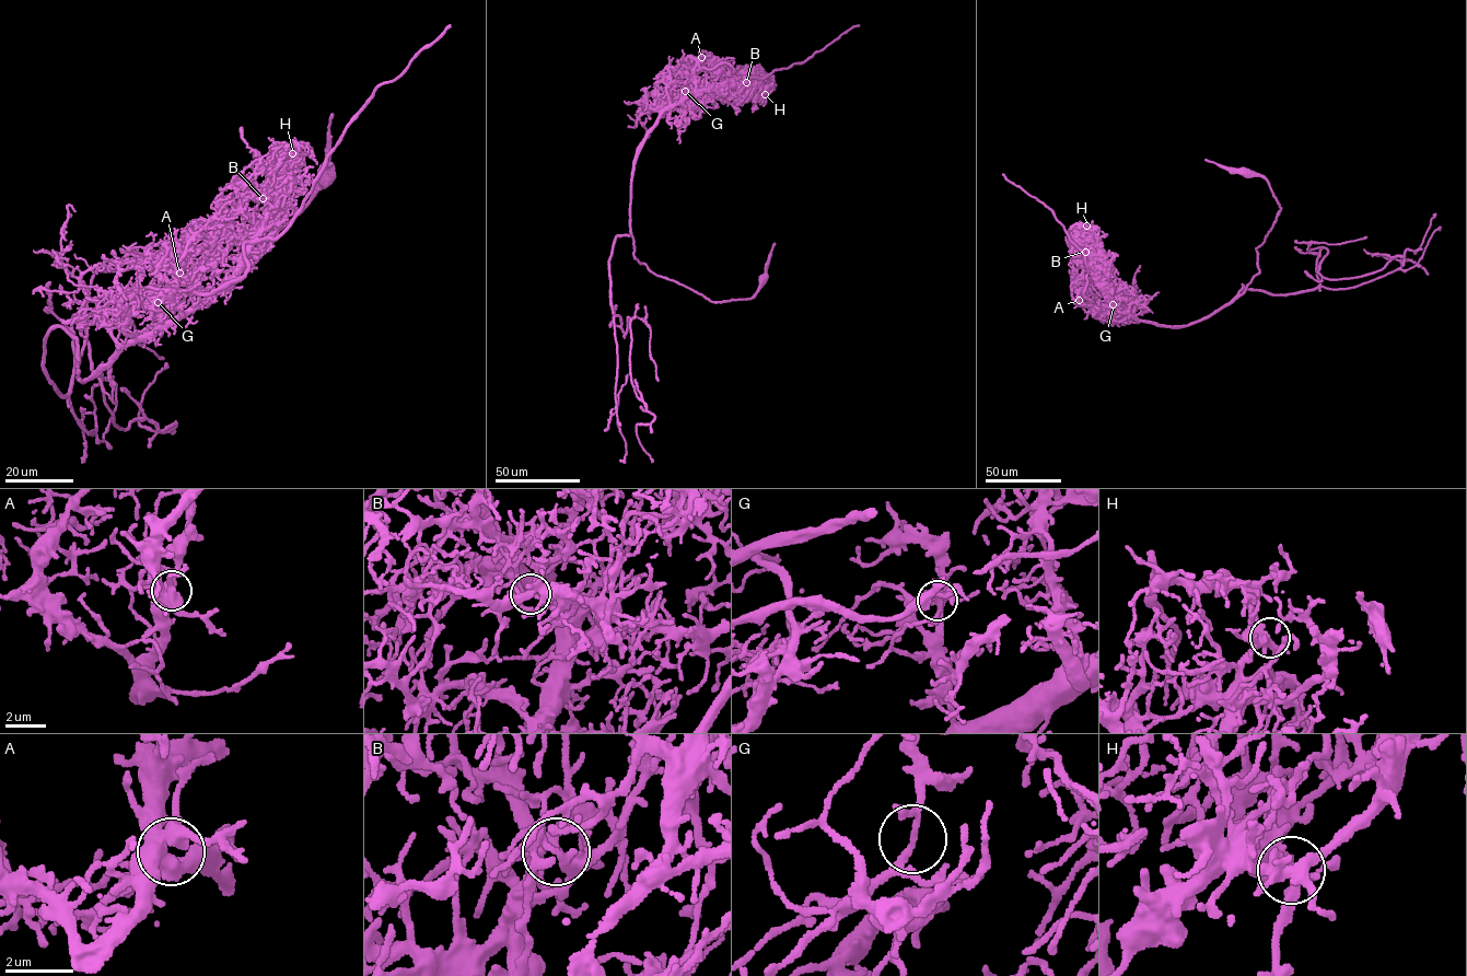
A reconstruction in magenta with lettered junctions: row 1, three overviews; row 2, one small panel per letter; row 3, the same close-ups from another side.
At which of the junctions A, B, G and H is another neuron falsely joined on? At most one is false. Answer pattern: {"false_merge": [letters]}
{"false_merge": ["G"]}

